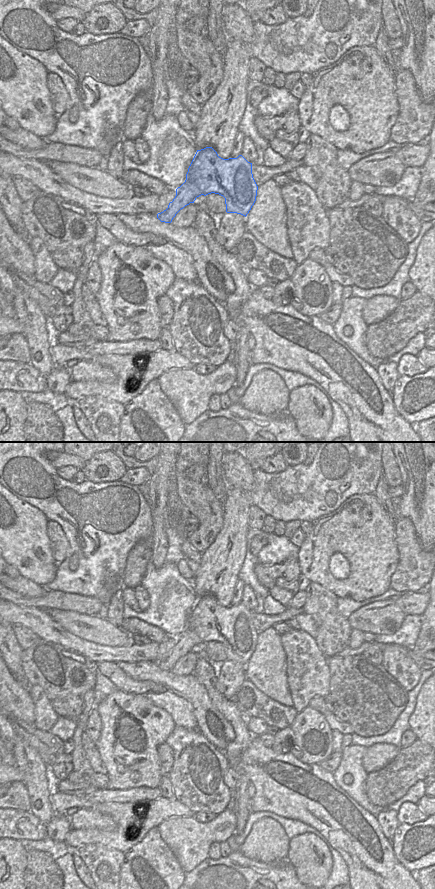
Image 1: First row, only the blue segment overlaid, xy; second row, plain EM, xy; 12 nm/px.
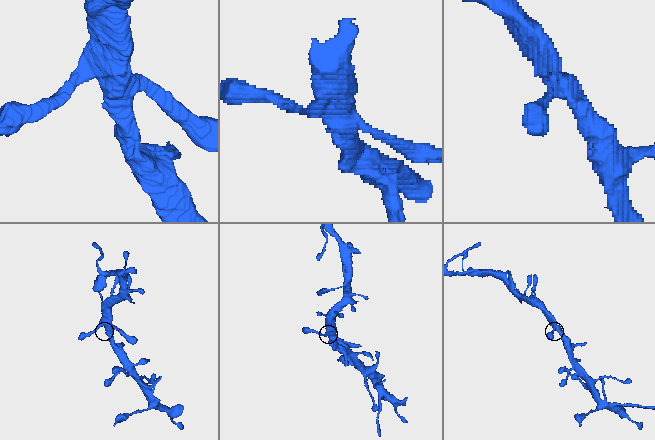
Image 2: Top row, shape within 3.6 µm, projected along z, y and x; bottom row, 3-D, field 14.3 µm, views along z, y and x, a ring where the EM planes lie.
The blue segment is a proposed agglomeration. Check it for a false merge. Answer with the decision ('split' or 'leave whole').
leave whole

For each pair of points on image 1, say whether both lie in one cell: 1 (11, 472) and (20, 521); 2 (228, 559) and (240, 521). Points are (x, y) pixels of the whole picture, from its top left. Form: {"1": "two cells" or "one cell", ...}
{"1": "two cells", "2": "one cell"}

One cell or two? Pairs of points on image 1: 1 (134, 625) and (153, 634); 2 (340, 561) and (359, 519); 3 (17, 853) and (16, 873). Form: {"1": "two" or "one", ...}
{"1": "one", "2": "one", "3": "one"}

